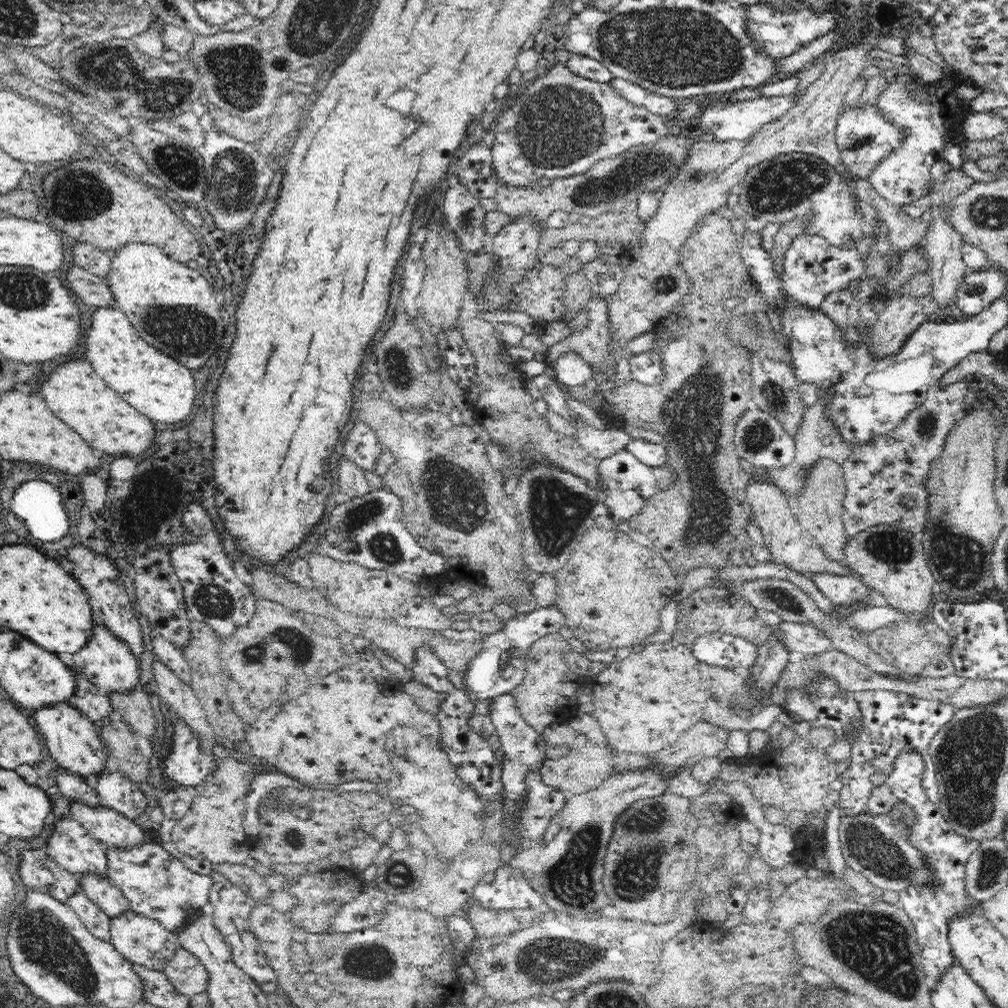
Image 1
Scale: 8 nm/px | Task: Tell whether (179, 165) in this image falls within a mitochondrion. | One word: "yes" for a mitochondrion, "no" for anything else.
yes

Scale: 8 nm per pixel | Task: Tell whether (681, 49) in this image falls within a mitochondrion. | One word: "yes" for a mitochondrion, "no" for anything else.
yes

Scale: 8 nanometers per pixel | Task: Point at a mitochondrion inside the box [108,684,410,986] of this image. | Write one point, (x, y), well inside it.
(371, 962)

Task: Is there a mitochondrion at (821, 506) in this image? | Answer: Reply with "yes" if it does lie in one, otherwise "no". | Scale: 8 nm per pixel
no

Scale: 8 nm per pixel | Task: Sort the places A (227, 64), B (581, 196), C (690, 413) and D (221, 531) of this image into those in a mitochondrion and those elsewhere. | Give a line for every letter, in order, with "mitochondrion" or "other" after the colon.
A: mitochondrion
B: mitochondrion
C: mitochondrion
D: other

